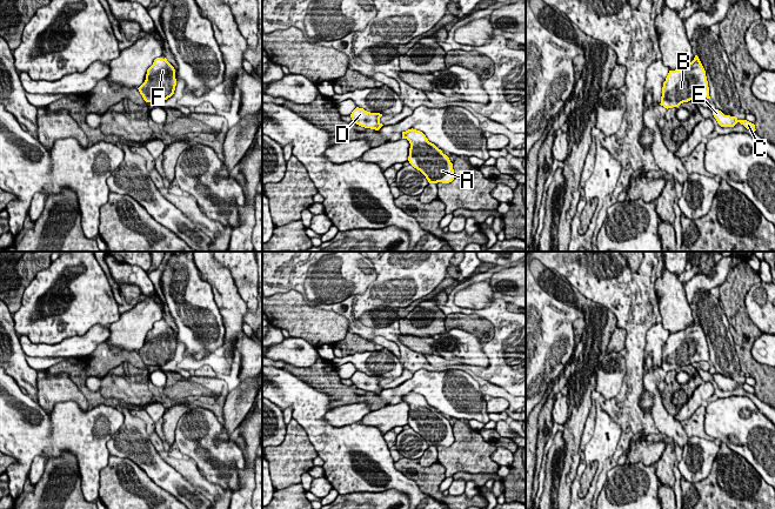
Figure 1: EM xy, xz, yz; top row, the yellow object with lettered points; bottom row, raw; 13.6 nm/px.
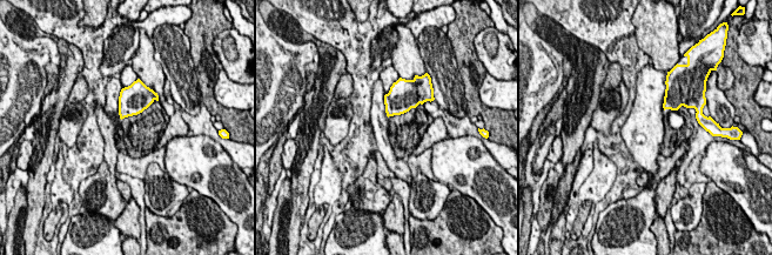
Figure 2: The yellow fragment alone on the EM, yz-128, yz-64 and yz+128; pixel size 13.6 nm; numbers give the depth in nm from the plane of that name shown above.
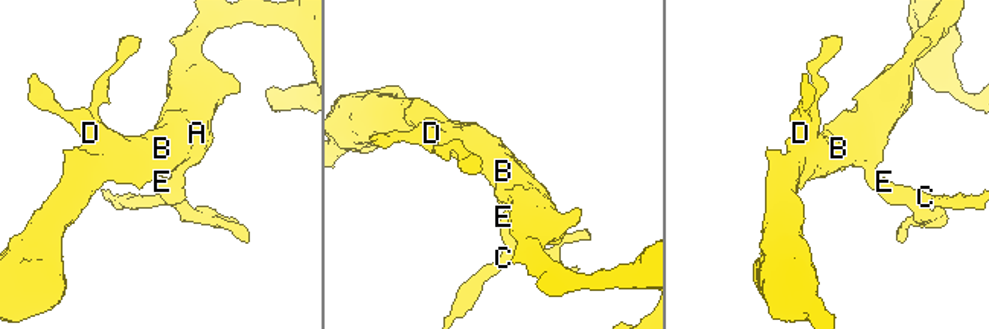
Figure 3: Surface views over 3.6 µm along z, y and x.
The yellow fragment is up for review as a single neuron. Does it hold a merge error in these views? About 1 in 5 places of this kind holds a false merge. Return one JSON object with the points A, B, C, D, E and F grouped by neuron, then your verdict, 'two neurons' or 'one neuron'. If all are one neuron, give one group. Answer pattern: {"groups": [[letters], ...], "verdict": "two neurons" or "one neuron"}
{"groups": [["A", "B", "C", "D", "E", "F"]], "verdict": "one neuron"}

